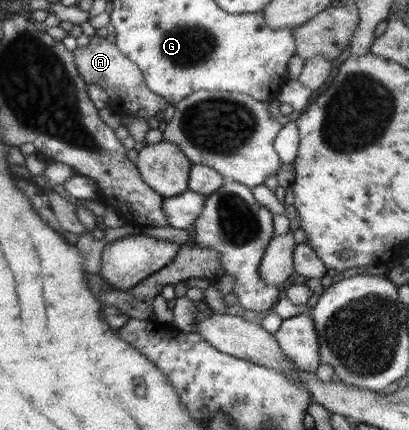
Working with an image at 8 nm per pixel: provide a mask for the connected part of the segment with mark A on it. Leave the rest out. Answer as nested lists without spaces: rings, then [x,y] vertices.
[[[93,36],[87,46],[74,49],[72,54],[77,71],[83,81],[87,84],[94,83],[107,93],[107,98],[109,98],[107,105],[116,113],[133,115],[133,117],[139,117],[141,120],[147,120],[150,117],[162,117],[168,102],[150,91],[139,66],[125,57],[116,44],[108,41],[107,38]]]

